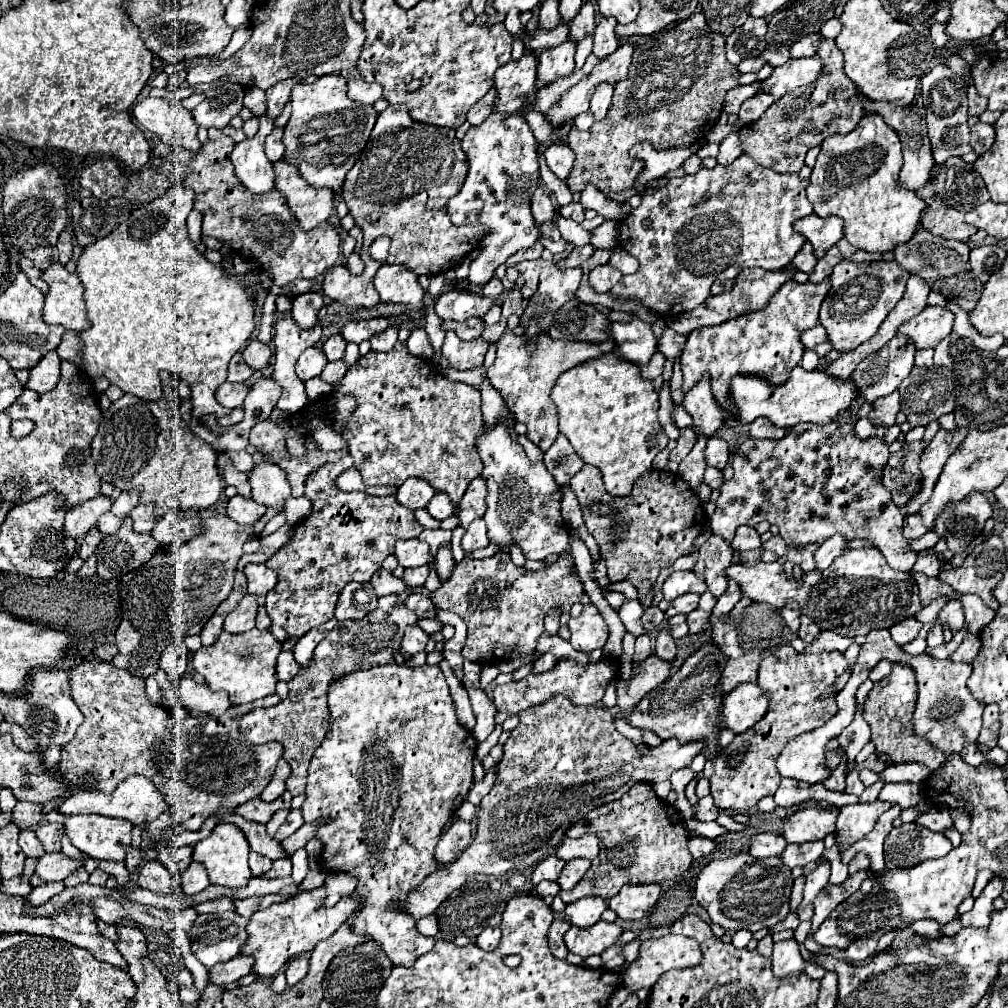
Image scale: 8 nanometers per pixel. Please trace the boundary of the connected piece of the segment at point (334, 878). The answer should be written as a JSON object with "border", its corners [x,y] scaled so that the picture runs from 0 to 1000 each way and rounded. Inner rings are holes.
{"border":[[[326,867],[322,871],[322,899],[330,899],[336,895],[336,891],[344,891],[350,887],[354,879],[354,873],[352,871],[346,871],[344,867]]]}

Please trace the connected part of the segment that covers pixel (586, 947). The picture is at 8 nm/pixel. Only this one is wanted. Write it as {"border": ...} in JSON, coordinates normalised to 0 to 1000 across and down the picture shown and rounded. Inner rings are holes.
{"border":[[[594,913],[586,921],[572,921],[566,919],[561,927],[561,937],[564,944],[582,950],[586,946],[598,946],[602,940],[610,938],[618,921],[610,915]]]}

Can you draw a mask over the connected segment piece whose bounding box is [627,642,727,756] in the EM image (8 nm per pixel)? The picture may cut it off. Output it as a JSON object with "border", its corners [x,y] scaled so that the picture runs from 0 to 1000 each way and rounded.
{"border":[[[701,637],[689,649],[686,649],[666,673],[662,673],[660,677],[656,677],[656,681],[640,688],[640,692],[622,710],[624,718],[646,724],[656,734],[672,732],[674,736],[688,736],[688,734],[699,736],[701,748],[705,750],[713,748],[715,724],[711,720],[711,710],[713,710],[713,700],[717,692],[715,688],[711,688],[709,681],[719,663],[719,657],[721,653],[715,649],[715,645],[707,637]]]}

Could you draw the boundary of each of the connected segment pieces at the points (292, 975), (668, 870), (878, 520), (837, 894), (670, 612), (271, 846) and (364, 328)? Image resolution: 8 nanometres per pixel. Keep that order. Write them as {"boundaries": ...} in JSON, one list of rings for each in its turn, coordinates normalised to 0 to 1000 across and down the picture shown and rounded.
{"boundaries":[[[[295,948],[295,950],[287,952],[285,954],[285,960],[283,960],[285,978],[293,978],[297,972],[303,970],[305,964],[307,964],[307,952],[303,948]]],[[[640,776],[628,778],[614,794],[588,802],[580,812],[576,812],[576,815],[566,819],[563,829],[572,831],[580,825],[590,825],[596,829],[596,845],[568,883],[555,885],[561,897],[572,895],[580,889],[604,893],[618,881],[618,877],[646,877],[670,871],[678,867],[688,853],[686,845],[682,843],[684,825],[680,823],[676,808],[664,796],[656,794]]],[[[846,399],[846,403],[842,403],[834,415],[828,415],[820,423],[791,421],[783,425],[783,431],[779,431],[775,437],[739,437],[725,452],[729,470],[715,482],[711,504],[705,512],[707,530],[719,534],[719,538],[725,538],[731,522],[749,522],[755,516],[763,516],[763,520],[773,524],[773,532],[783,538],[783,542],[814,542],[826,530],[834,530],[838,534],[854,534],[872,544],[886,565],[902,567],[910,556],[910,550],[900,546],[902,536],[894,532],[896,510],[886,500],[882,486],[874,478],[876,462],[884,448],[874,435],[864,433],[854,437],[848,431],[850,407],[852,399]]],[[[852,863],[850,867],[844,867],[836,877],[820,877],[809,891],[807,899],[809,899],[809,907],[805,911],[807,919],[805,919],[805,925],[809,925],[816,913],[824,907],[824,903],[834,897],[836,893],[840,893],[846,885],[852,883],[854,875],[862,871],[862,863]]],[[[678,589],[674,593],[670,593],[668,597],[664,597],[664,603],[660,607],[660,611],[670,611],[670,609],[684,609],[688,607],[688,603],[693,597],[693,589]]],[[[223,808],[223,812],[219,815],[229,815],[233,817],[237,823],[241,823],[245,835],[249,837],[249,843],[257,845],[259,849],[267,851],[267,853],[275,853],[275,851],[283,851],[285,847],[281,847],[281,841],[275,833],[267,831],[265,825],[263,825],[263,819],[261,817],[253,817],[253,815],[247,815],[247,813],[241,813],[237,812],[235,808]]],[[[368,315],[368,317],[356,317],[356,319],[346,319],[338,325],[338,333],[344,339],[360,339],[366,337],[370,331],[378,331],[382,325],[386,325],[384,315]]]]}

